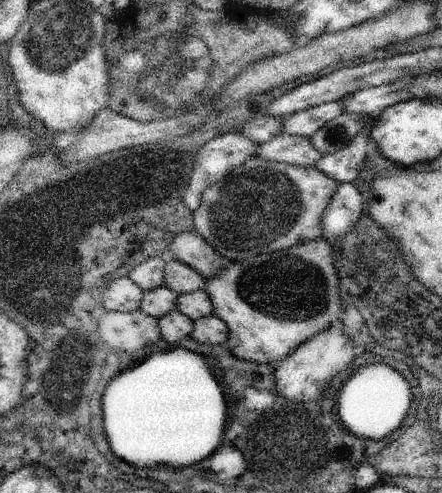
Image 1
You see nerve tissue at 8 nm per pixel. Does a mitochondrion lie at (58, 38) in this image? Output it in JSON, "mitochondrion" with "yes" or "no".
{"mitochondrion":"yes"}

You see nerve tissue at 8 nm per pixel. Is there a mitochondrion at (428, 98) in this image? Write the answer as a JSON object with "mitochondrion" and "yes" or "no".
{"mitochondrion":"no"}

